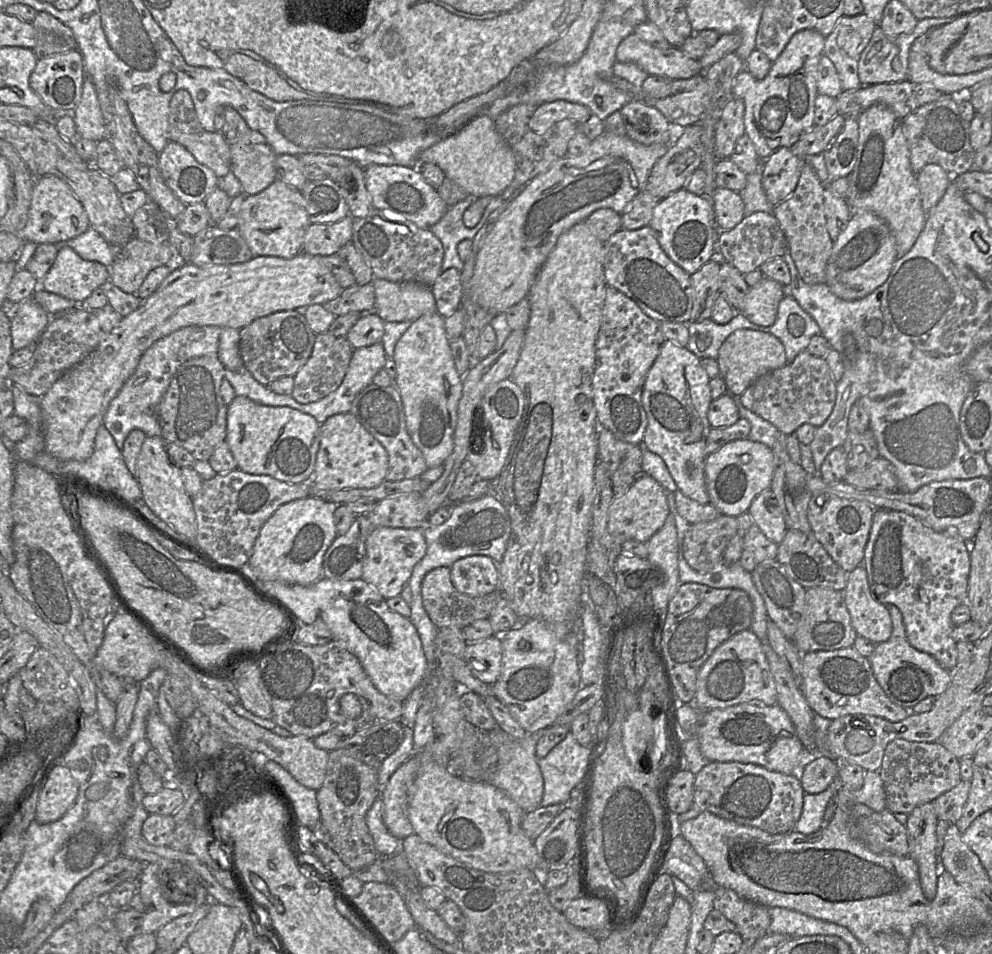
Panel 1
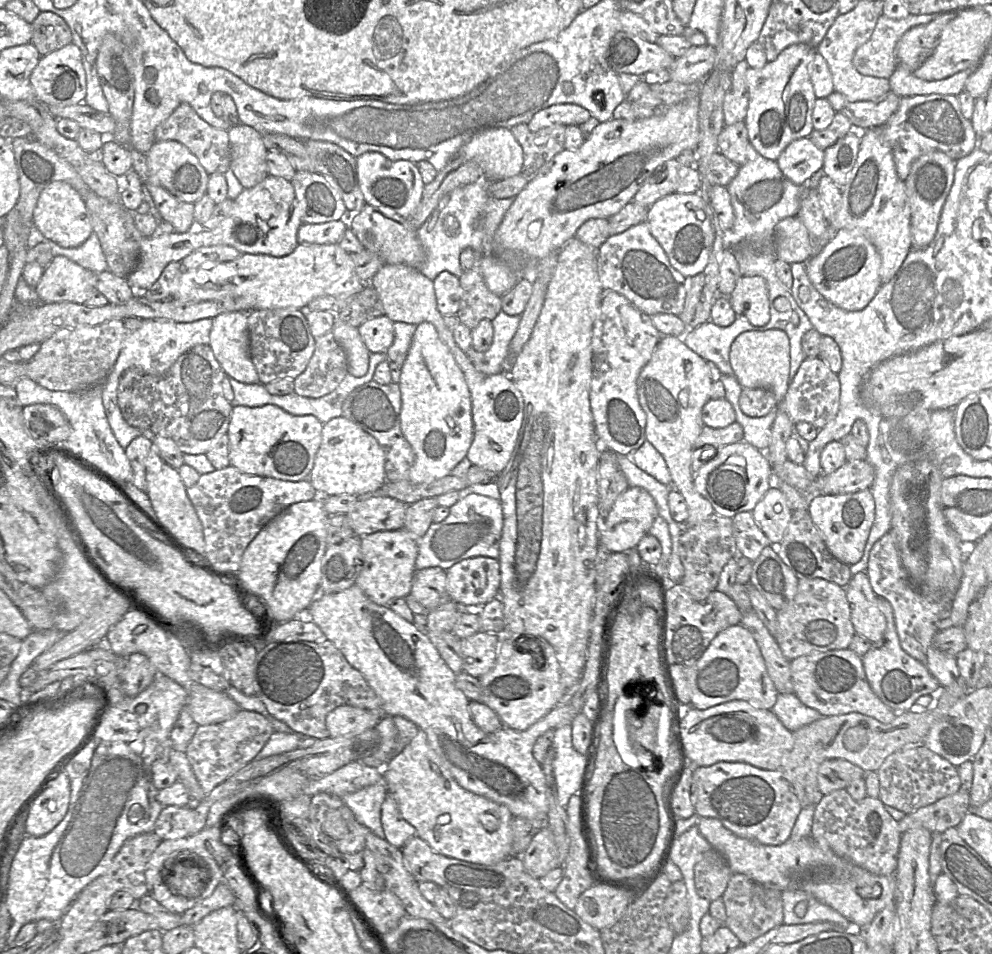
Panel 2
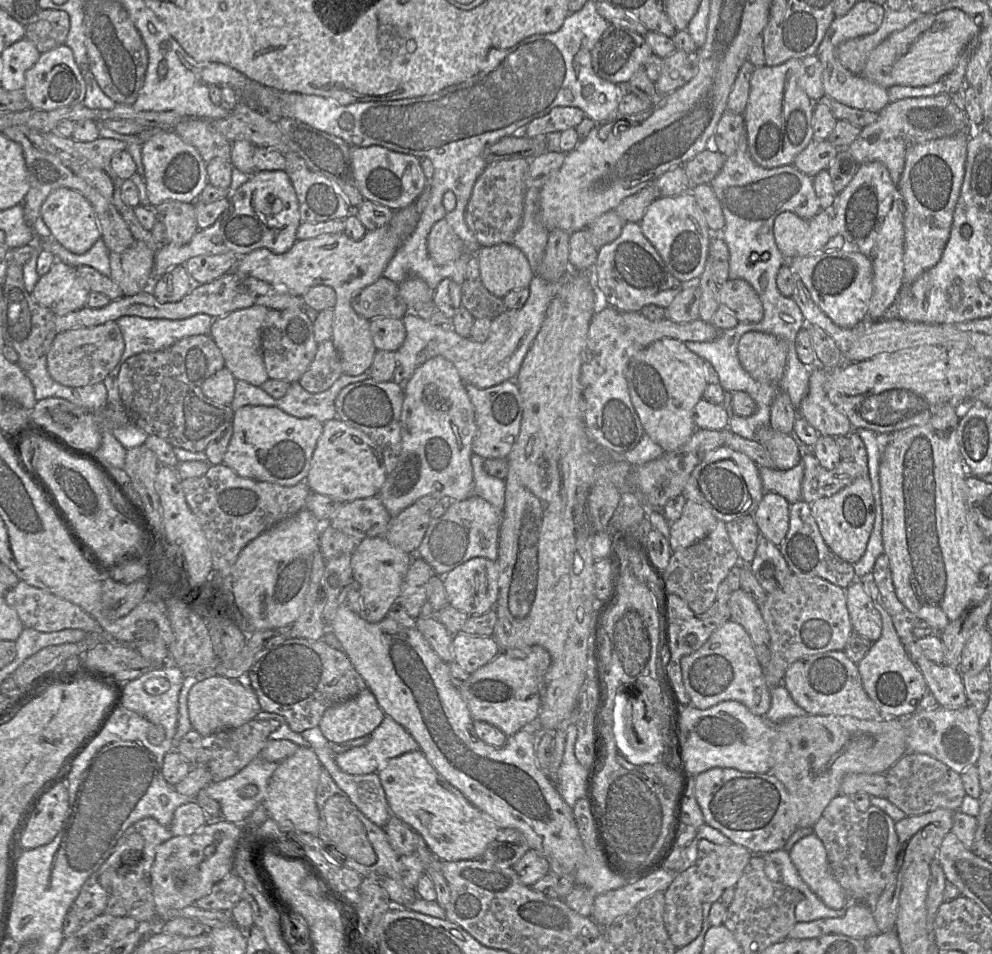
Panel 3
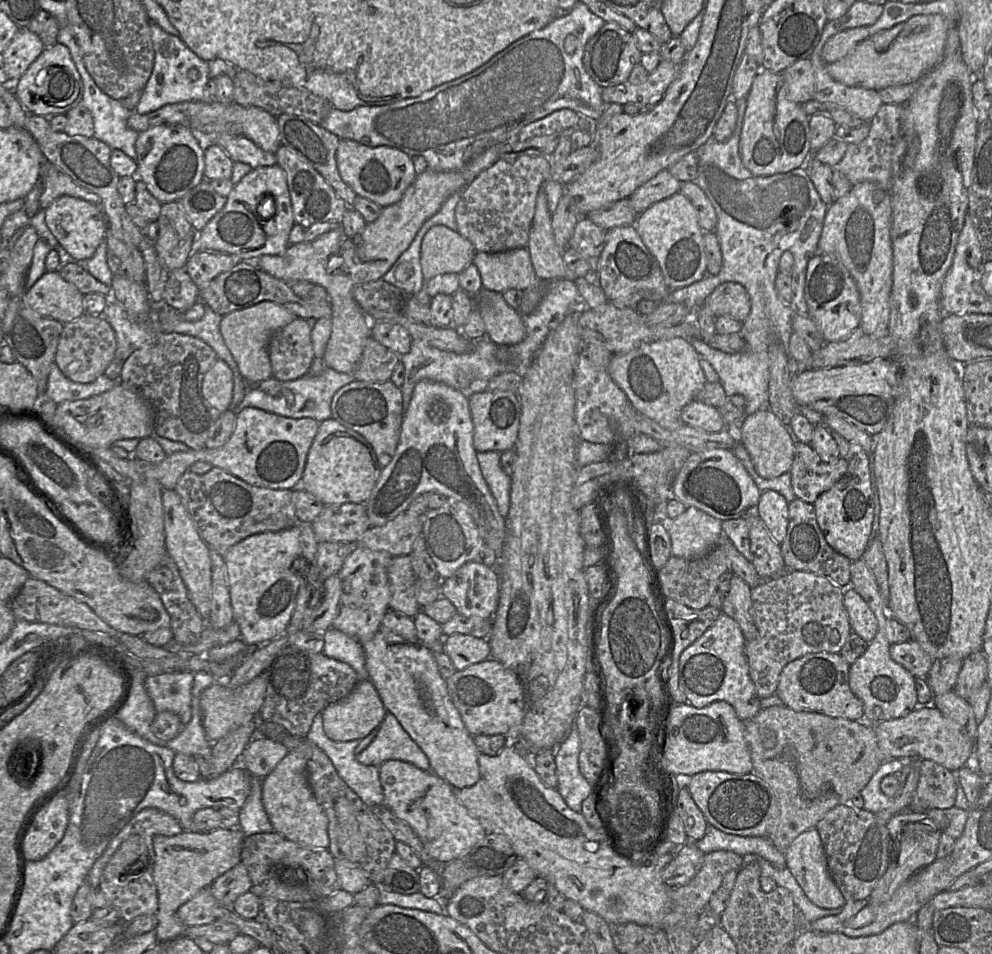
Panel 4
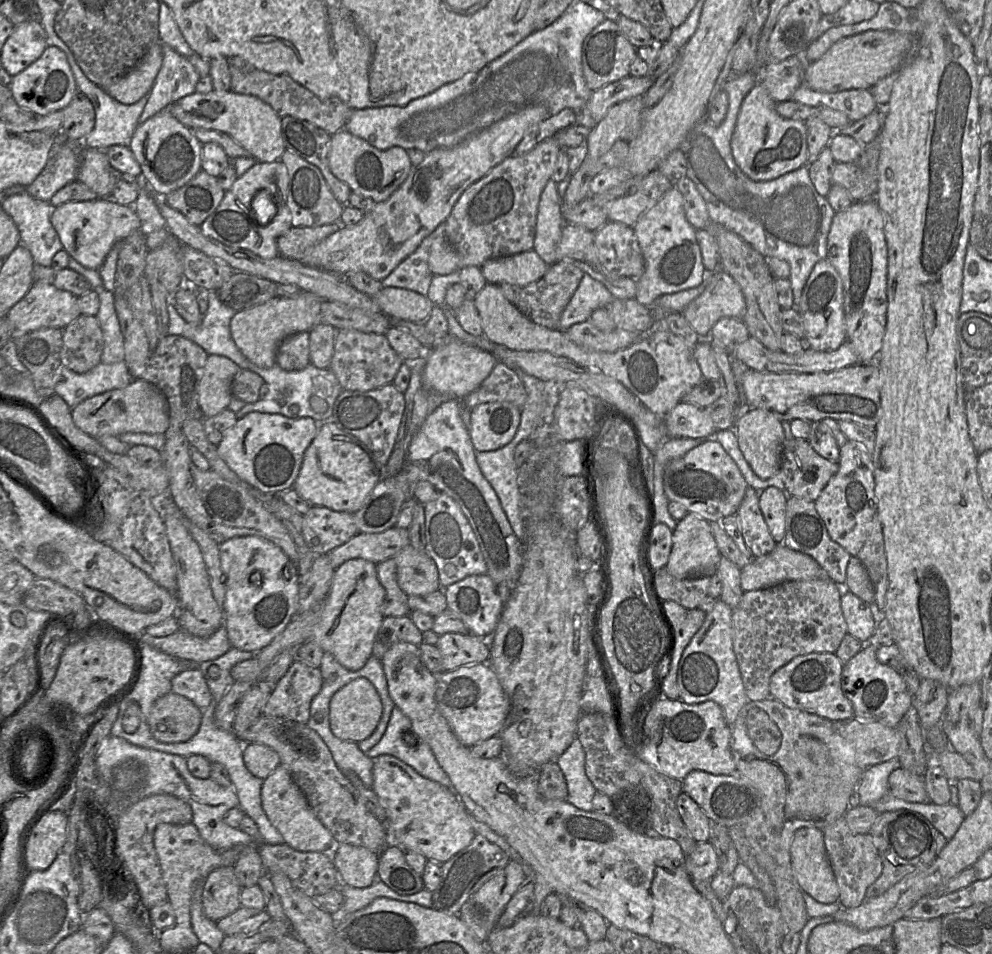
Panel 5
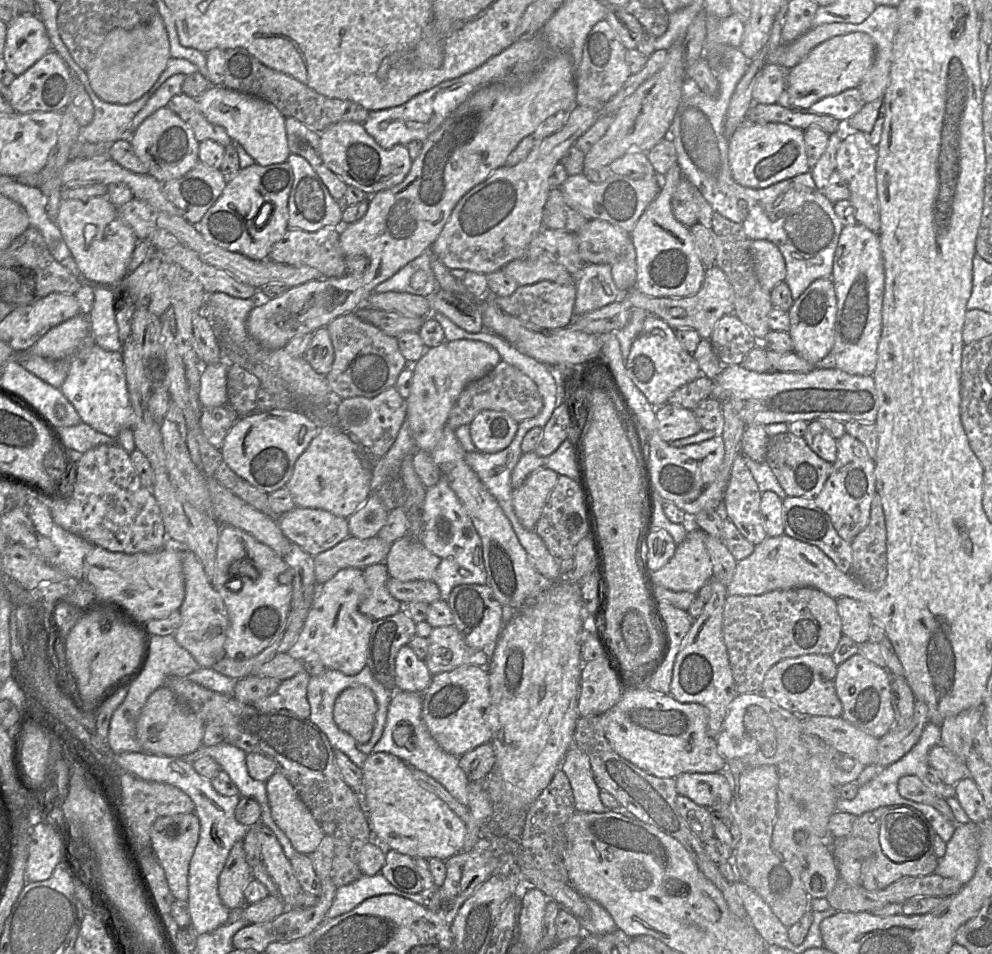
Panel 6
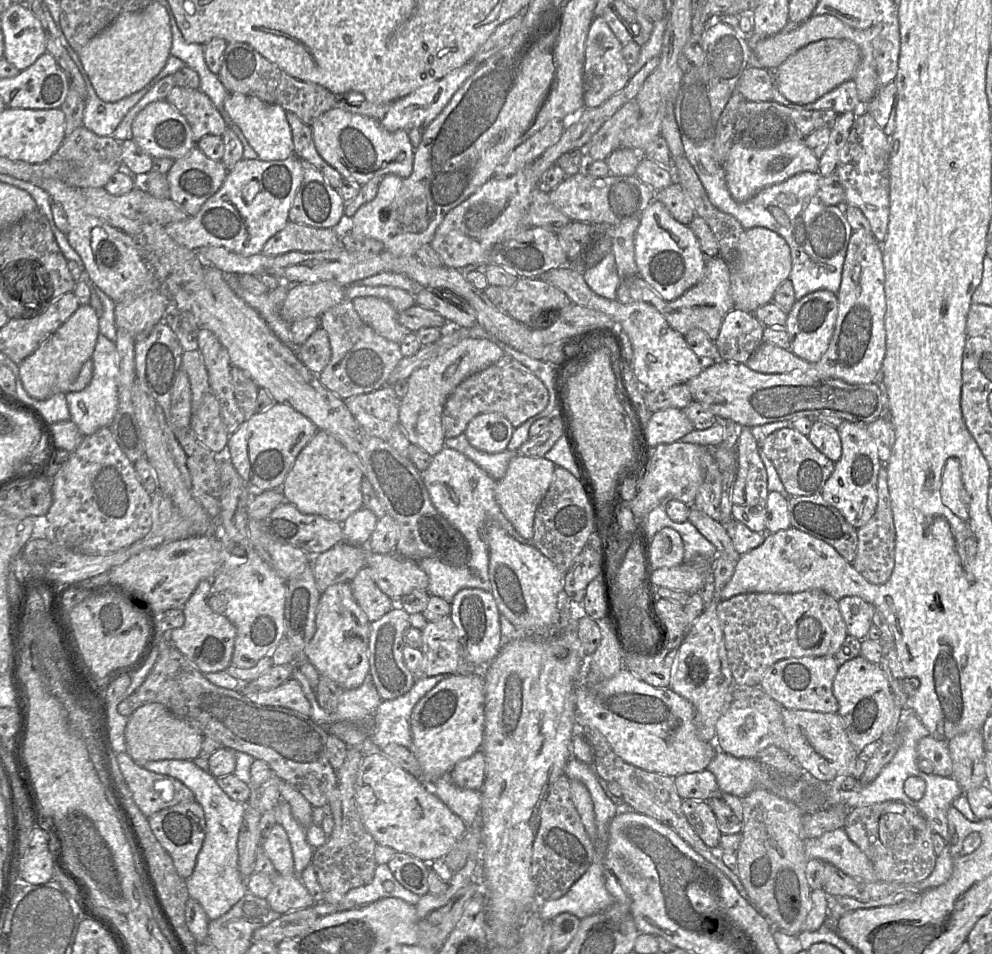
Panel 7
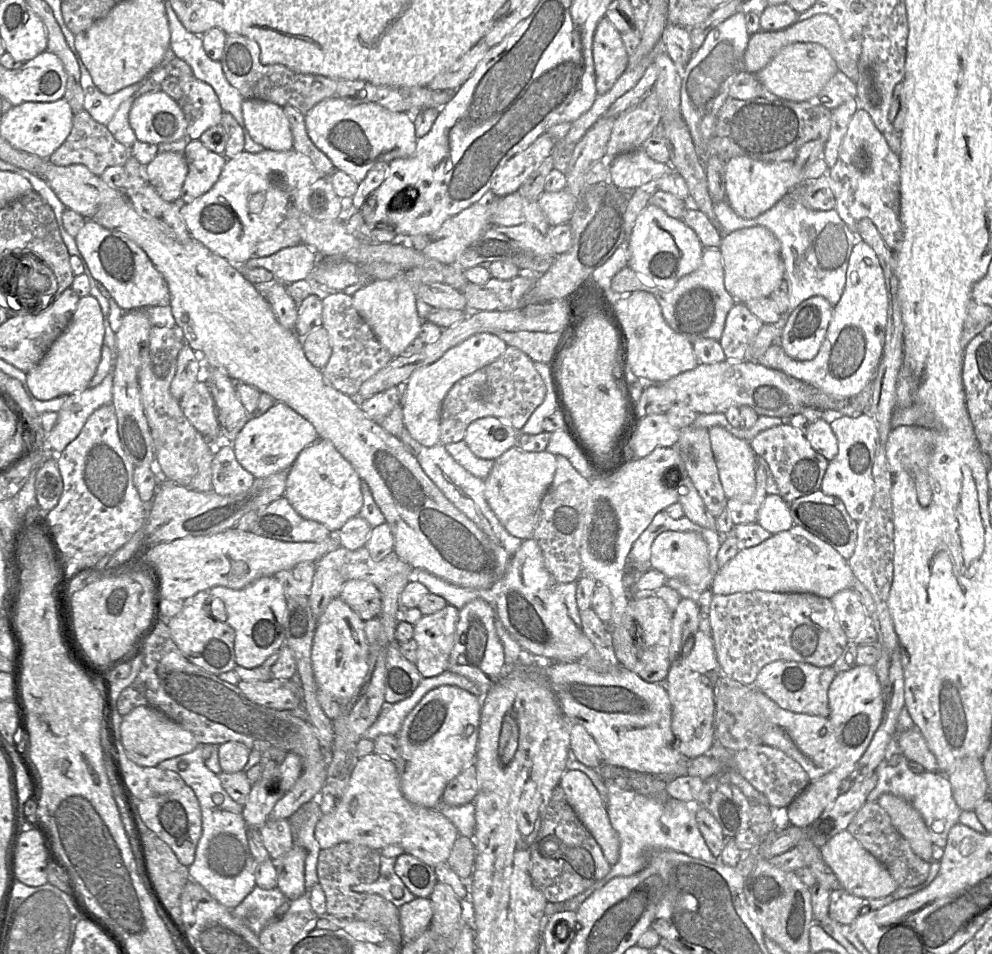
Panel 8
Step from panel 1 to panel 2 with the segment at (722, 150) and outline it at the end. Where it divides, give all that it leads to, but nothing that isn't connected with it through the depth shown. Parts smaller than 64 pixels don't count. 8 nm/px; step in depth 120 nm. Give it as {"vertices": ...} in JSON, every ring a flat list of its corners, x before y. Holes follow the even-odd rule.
{"vertices":[[744,59,732,71,731,87,723,102,724,125,729,126,744,121,747,109,749,92,746,82,746,71,750,66]]}

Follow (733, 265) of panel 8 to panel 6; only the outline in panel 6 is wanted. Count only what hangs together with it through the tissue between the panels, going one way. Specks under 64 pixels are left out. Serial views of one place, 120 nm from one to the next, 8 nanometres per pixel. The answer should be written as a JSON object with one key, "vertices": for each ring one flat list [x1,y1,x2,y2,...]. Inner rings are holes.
{"vertices":[[764,239,752,240,751,249,760,285,765,291,771,292,786,278,784,257,775,244]]}

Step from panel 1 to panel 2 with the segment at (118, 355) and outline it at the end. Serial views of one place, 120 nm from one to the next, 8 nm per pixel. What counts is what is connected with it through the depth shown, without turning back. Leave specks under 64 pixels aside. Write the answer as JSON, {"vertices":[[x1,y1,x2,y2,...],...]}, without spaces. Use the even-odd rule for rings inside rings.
{"vertices":[[298,244,296,249,284,257,266,254,241,254,238,258,198,269,183,270,178,289,173,296,182,302,222,300,225,298,250,299,250,311,276,308,301,308,313,299,332,295,349,297,360,292,365,283,355,273,350,254,337,244]]}

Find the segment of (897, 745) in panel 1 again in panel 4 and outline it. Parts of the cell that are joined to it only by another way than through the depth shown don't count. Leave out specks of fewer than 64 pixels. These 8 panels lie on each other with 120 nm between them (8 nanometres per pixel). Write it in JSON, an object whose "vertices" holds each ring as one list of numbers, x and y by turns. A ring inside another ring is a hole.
{"vertices":[[922,759,919,781,908,809,924,812,954,806,958,787,957,774,930,759]]}

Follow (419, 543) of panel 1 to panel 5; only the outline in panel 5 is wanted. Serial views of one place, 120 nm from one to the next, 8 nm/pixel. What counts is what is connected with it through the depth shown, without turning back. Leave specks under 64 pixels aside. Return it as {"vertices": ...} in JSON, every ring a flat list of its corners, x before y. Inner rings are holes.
{"vertices":[[361,558,349,559,335,569,320,618,309,640,331,653,348,670,361,669,372,655,373,644,384,618,385,590,377,577,376,564]]}

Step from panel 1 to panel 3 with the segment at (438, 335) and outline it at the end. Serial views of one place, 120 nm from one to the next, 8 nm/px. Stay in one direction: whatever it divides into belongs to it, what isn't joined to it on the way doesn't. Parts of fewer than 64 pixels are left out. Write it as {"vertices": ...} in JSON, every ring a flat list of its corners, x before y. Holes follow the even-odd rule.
{"vertices":[[442,356,428,359,419,366,403,390,403,403,400,416,401,452,394,470,387,475,377,497,391,515,414,504,419,498,434,494,439,498,465,500,474,493,473,469,471,465,472,442,477,434,474,406,467,394,455,366]]}

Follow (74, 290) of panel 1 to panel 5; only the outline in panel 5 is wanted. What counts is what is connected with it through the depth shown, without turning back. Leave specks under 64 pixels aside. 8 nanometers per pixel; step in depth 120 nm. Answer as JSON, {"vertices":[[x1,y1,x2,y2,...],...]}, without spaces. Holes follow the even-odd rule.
{"vertices":[[34,282,27,294,8,312,10,339,41,328,64,329,81,315,78,297,47,282]]}

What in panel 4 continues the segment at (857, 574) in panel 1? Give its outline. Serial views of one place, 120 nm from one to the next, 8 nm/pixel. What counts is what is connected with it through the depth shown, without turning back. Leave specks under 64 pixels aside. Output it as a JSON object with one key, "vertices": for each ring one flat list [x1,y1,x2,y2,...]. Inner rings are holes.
{"vertices":[[854,588,847,590,843,597,851,630,870,643,877,634,875,614]]}

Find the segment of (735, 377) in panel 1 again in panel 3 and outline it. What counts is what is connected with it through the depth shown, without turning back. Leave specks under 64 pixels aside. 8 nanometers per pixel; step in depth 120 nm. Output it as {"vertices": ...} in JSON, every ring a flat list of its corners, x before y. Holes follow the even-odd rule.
{"vertices":[[750,331,738,343,740,364,753,379,762,383,779,386,787,357,788,343,773,334]]}

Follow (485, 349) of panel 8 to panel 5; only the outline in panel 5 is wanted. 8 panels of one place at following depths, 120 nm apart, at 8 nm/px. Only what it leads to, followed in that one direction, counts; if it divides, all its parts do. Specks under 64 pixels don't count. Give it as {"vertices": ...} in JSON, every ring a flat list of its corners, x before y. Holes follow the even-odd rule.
{"vertices":[[448,343,426,349,426,363,422,372,422,385,429,392,437,392,463,399,476,389,490,374,498,359,490,352,465,343]]}

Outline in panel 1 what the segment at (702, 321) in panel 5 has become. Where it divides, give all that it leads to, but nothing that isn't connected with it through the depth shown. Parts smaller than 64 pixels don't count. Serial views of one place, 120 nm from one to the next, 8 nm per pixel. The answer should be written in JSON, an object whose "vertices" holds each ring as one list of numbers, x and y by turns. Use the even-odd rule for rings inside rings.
{"vertices":[[764,277,750,287,745,296,743,314,758,326,771,326,777,318,778,305,787,294,779,282]]}

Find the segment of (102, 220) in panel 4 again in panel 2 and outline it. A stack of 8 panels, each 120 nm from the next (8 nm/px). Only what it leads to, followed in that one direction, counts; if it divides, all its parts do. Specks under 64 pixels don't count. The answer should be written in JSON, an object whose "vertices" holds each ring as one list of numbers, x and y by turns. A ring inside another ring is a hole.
{"vertices":[[64,181,52,182,41,191,33,211,33,224,46,240,52,240,64,248,80,246,94,232,81,194]]}

